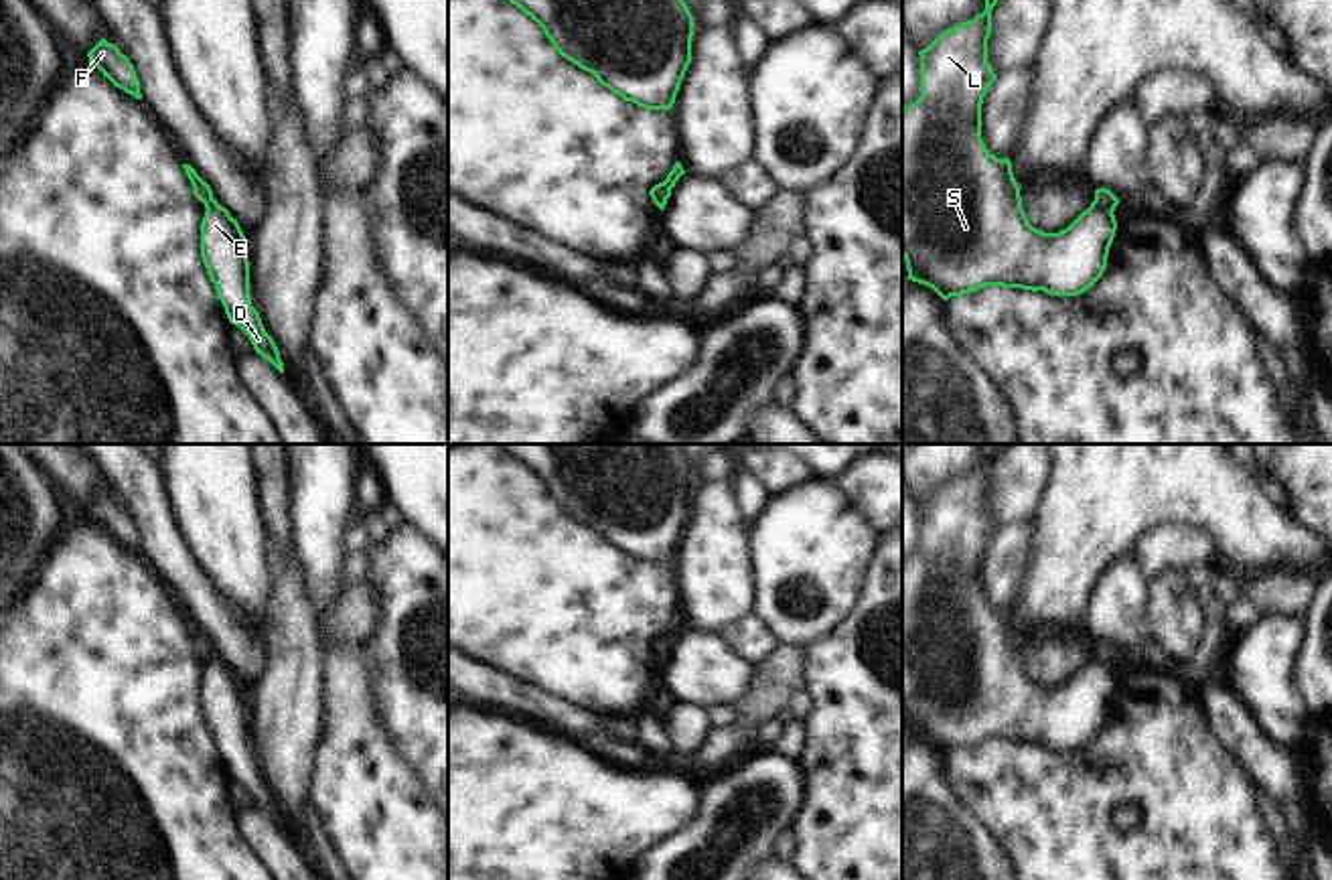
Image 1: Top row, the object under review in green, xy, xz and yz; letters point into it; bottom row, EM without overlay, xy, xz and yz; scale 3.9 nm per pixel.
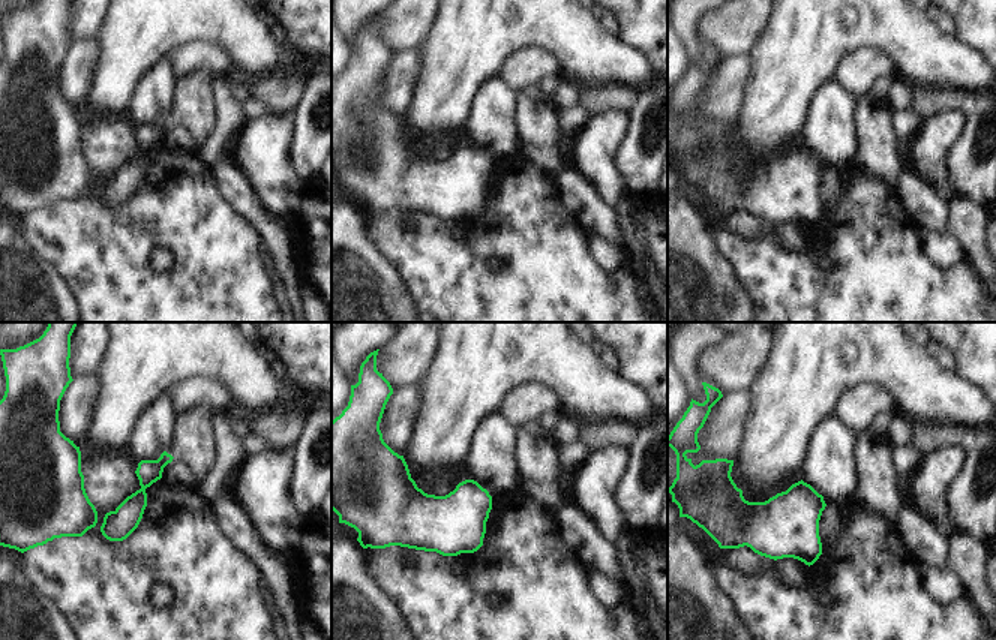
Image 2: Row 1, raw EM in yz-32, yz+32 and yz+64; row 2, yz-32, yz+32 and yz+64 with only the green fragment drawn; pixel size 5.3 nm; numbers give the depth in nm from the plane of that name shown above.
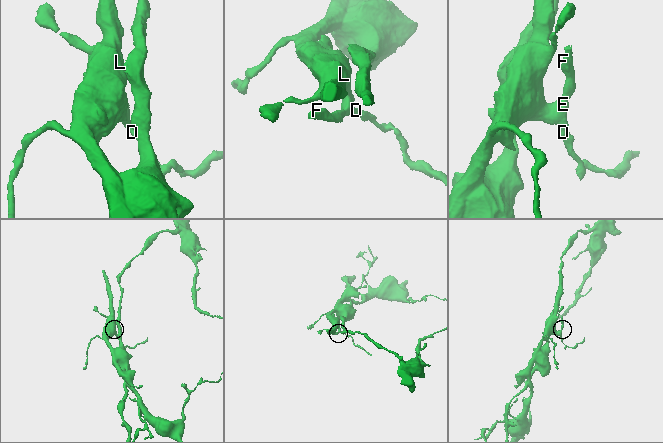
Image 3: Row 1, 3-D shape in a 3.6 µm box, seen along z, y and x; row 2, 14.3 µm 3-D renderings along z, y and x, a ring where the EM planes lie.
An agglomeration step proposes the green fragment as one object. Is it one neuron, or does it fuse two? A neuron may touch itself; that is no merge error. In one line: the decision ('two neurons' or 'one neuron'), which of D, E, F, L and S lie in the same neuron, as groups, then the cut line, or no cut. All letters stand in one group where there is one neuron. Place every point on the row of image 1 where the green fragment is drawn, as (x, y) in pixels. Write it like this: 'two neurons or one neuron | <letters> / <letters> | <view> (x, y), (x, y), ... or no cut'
two neurons | D E L S / F | yz (1093, 201), (1112, 213)

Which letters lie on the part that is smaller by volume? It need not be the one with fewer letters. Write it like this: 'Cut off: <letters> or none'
Cut off: F

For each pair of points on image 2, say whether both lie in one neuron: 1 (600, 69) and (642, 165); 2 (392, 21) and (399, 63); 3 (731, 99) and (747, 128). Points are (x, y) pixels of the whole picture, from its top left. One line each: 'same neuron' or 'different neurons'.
1: different neurons
2: different neurons
3: different neurons

